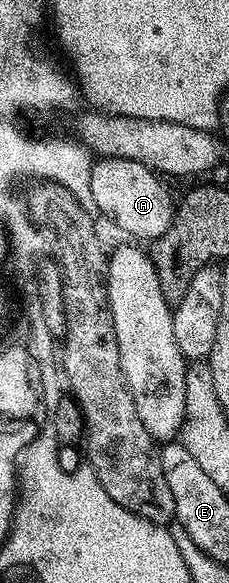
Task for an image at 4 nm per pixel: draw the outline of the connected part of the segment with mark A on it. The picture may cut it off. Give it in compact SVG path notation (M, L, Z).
M104 157L96 160L92 164L89 174L89 197L95 200L95 205L111 221L116 221L125 232L128 238L139 239L135 237L144 237L147 243L161 236L163 232L170 227L171 222L175 220L176 206L171 205L171 193L162 185L160 174L150 169L147 165L142 165L136 161L130 161L124 157Z

